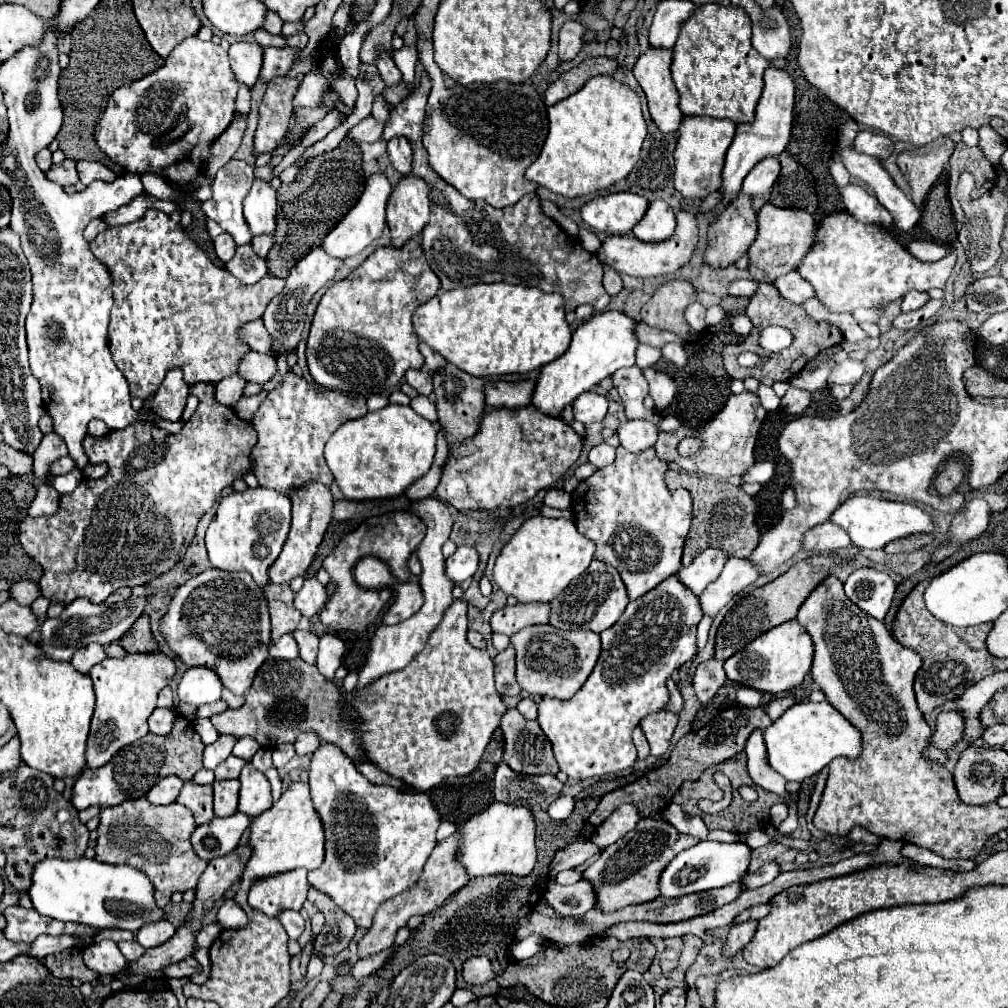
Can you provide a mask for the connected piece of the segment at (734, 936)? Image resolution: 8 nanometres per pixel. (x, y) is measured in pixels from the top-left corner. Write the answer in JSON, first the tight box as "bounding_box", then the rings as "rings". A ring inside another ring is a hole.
{"bounding_box":[724,920,758,956],"rings":[[[746,920],[742,924],[734,924],[728,934],[728,944],[724,946],[726,956],[734,956],[738,950],[742,950],[754,936],[758,926],[758,920]]]}

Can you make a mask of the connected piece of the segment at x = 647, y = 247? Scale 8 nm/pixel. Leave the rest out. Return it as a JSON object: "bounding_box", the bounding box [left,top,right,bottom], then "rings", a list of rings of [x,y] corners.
{"bounding_box":[596,212,698,278],"rings":[[[678,212],[676,230],[670,240],[662,240],[658,244],[646,244],[634,236],[608,236],[596,254],[602,258],[602,262],[610,264],[618,272],[624,272],[624,274],[630,274],[636,278],[652,278],[652,276],[670,274],[674,270],[682,268],[690,260],[696,242],[698,242],[698,226],[696,226],[694,214]]]}

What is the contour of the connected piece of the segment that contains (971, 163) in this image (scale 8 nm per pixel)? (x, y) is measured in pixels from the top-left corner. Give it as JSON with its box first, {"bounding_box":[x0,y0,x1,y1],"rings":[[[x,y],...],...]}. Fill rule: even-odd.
{"bounding_box":[948,142,994,224],"rings":[[[958,142],[954,148],[954,154],[950,158],[950,184],[948,184],[948,196],[952,202],[952,210],[954,210],[954,218],[958,224],[962,224],[964,220],[964,210],[956,198],[956,186],[958,186],[958,178],[960,172],[970,172],[976,180],[976,190],[972,190],[972,198],[982,196],[982,192],[990,192],[990,188],[994,186],[994,168],[992,164],[984,158],[984,154],[980,152],[980,148],[968,148],[964,142]]]}

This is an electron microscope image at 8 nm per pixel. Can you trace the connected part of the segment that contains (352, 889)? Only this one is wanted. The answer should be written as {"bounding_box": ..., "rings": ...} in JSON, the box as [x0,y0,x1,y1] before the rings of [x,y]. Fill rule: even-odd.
{"bounding_box":[308,744,440,928],"rings":[[[322,744],[312,756],[310,796],[314,802],[314,810],[324,824],[326,856],[320,868],[308,872],[308,882],[312,888],[328,894],[338,908],[350,914],[356,926],[370,928],[376,908],[384,900],[408,890],[410,884],[418,880],[426,858],[436,846],[440,816],[424,792],[400,792],[390,786],[370,784],[356,770],[356,764],[334,744]]]}

